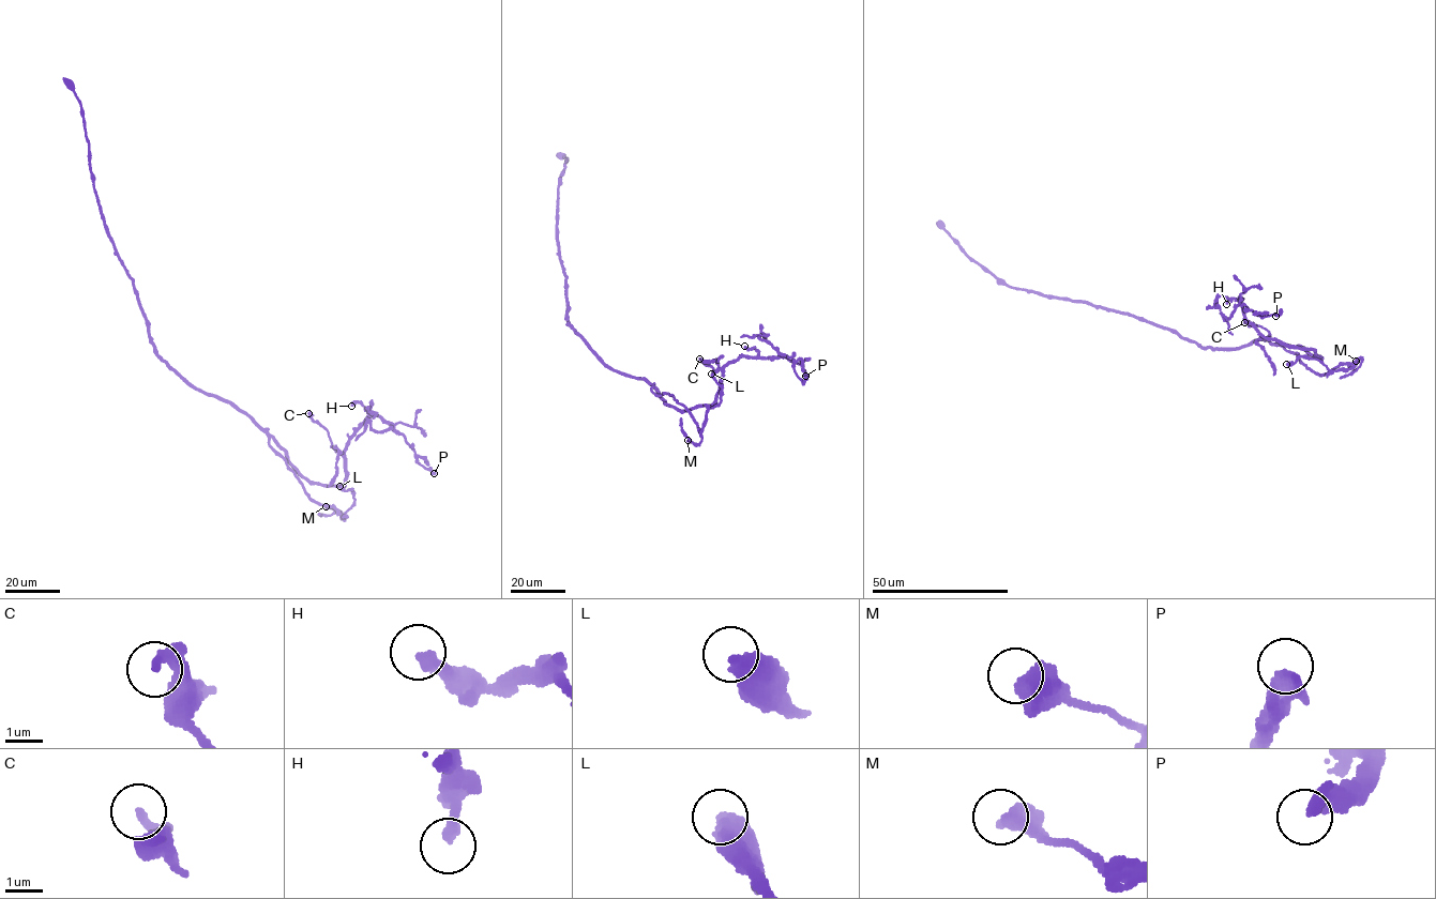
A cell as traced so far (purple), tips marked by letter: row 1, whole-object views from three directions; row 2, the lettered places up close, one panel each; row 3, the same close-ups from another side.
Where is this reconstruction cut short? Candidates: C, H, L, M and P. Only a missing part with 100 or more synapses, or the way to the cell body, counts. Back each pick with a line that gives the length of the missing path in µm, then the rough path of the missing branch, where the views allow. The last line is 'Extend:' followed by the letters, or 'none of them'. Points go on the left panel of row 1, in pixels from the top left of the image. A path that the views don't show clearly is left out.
Extend: none of them

